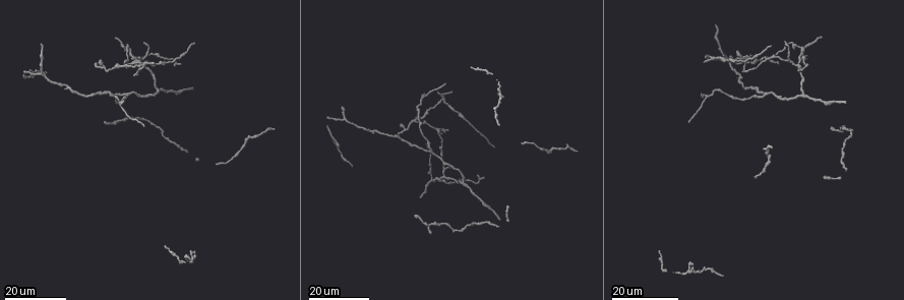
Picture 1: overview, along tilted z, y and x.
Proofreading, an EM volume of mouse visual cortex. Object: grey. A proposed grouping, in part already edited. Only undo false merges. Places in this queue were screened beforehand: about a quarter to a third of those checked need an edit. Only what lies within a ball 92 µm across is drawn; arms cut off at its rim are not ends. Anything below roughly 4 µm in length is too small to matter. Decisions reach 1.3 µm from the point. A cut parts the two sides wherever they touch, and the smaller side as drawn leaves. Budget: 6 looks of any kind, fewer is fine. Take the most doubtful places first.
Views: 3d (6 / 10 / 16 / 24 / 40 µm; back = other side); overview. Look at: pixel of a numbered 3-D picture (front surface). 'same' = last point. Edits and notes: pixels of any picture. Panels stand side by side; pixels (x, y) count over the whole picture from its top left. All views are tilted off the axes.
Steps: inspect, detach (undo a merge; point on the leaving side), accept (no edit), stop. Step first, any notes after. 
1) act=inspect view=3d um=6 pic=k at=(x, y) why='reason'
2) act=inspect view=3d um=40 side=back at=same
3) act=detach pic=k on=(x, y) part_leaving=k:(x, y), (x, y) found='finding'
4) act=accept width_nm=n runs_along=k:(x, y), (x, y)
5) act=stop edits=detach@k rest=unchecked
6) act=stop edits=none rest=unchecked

act=inspect view=3d um=16 pic=1 at=(445, 168) why='a fork'

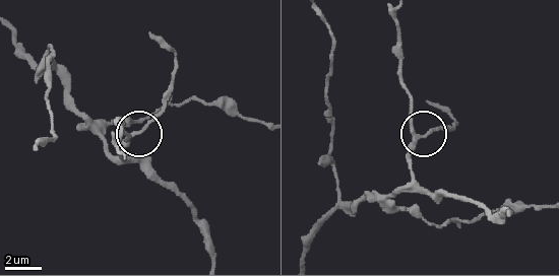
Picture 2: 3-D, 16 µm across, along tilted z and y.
act=inspect view=3d um=10 pic=2 at=(131, 132) why='closer look'

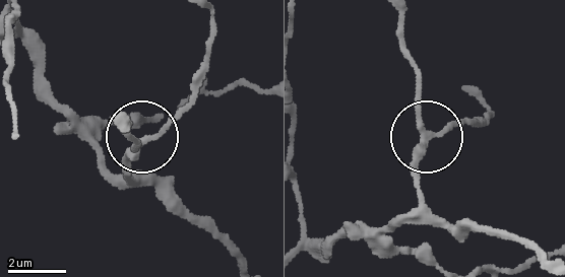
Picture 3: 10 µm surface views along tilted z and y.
act=accept found='one neuron here'

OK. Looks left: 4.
act=inspect view=3d um=16 pic=1 at=(800, 50)

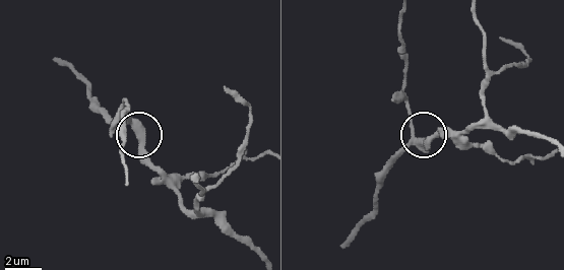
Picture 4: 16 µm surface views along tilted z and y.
act=inspect view=3d um=10 pic=4 at=(128, 121)

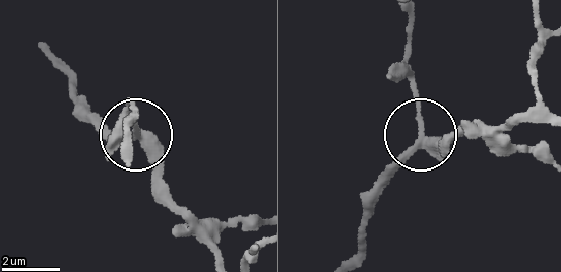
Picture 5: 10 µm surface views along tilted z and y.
act=accept width_nm=290 found='continuous, no second neuron'

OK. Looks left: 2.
act=inspect view=3d um=16 pic=1 at=(763, 94) why='three-way junction'

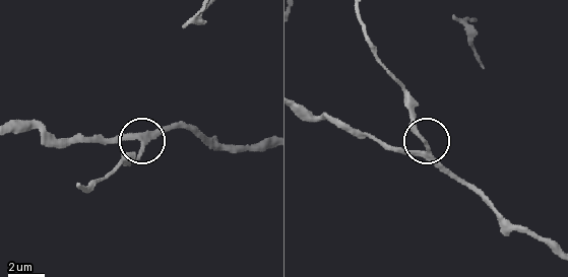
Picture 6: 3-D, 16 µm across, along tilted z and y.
act=inspect view=3d um=6 pic=6 at=(420, 153)

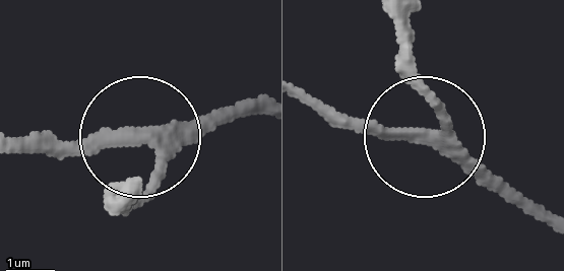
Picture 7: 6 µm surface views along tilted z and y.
act=accept runs_along=7:(547, 226), (426, 143), (341, 128), (305, 104) found='continuous, no second neuron'

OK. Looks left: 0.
act=stop edits=none rest=unchecked

